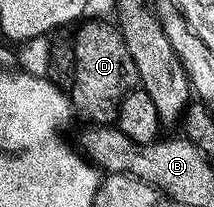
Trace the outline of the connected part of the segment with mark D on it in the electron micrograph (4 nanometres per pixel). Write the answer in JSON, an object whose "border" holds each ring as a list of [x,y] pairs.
{"border":[[[84,21],[73,37],[75,47],[75,79],[69,91],[71,104],[87,124],[106,126],[114,123],[119,116],[119,105],[125,96],[136,89],[139,82],[138,70],[134,66],[129,48],[123,42],[118,29],[110,22]]]}

